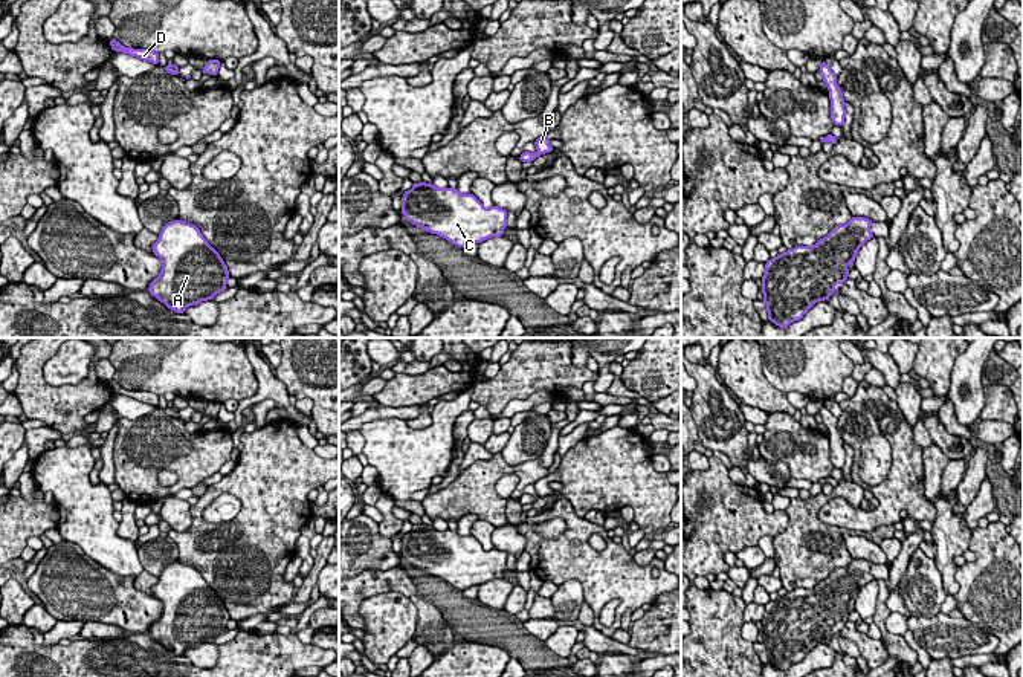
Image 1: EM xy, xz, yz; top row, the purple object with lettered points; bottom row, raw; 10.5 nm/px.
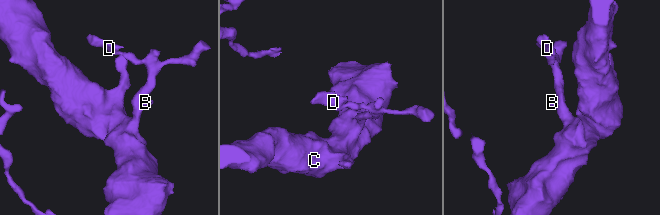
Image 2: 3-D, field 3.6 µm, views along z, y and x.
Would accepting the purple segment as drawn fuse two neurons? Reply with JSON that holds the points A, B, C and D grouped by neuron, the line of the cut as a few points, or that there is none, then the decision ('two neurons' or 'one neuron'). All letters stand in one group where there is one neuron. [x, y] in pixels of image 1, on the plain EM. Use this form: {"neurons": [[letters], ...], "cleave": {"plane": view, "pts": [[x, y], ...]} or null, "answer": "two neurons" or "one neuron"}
{"neurons": [["A", "B", "C", "D"]], "cleave": null, "answer": "one neuron"}

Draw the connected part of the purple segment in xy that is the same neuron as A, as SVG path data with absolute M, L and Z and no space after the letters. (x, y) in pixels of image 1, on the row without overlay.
M179 561L166 565L153 585L153 596L162 602L162 613L148 634L177 656L214 642L228 630L228 608L195 567Z

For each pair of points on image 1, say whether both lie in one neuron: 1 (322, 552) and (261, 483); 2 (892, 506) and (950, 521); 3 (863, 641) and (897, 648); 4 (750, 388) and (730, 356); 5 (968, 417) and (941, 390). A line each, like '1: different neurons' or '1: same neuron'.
1: different neurons
2: different neurons
3: different neurons
4: same neuron
5: different neurons

